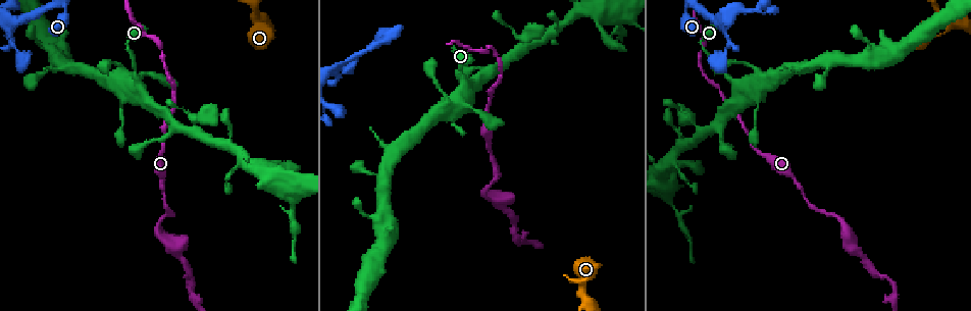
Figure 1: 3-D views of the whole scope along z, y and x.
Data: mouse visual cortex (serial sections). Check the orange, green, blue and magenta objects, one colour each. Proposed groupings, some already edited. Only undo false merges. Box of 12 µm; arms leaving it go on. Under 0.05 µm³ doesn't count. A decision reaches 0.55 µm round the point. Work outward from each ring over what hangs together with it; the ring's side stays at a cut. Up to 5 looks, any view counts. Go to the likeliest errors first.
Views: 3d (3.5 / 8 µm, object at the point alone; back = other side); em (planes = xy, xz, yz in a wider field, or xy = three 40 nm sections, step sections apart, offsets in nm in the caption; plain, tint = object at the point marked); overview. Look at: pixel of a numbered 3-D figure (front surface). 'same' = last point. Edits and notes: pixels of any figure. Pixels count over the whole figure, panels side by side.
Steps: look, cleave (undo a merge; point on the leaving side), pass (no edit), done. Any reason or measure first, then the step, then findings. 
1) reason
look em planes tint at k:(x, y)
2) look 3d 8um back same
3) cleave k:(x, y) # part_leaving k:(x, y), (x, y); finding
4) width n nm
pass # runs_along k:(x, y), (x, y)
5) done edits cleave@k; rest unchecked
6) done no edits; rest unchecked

narrows sharply
look 3d 3.5um at 1:(15, 52)

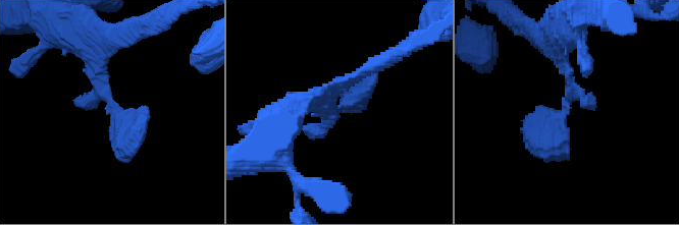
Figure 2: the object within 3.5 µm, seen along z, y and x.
look em xy step 2 tint at 2:(112, 109)

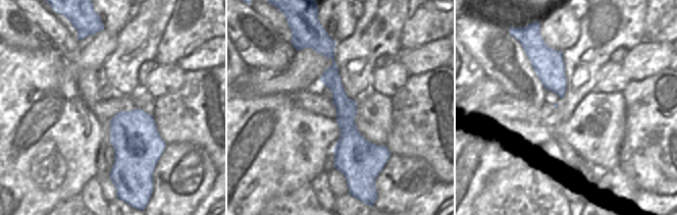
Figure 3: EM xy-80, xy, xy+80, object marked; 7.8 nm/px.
width 160 nm
pass # runs_along 2:(98, 54), (113, 110), (129, 131), (145, 122); all the same cell

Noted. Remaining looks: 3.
thin neck
look 3d 8um back at 1:(584, 297)

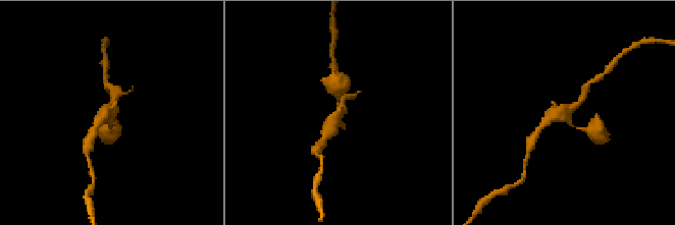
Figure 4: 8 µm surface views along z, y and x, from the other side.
look em planes tint at 4:(337, 115)

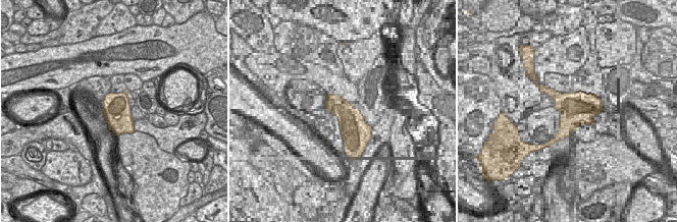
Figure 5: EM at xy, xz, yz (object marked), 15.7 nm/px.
width 440 nm
pass # runs_along 4:(336, 90), (339, 113), (324, 136); continuous, no second cell

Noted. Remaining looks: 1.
done no edits; rest unchecked

